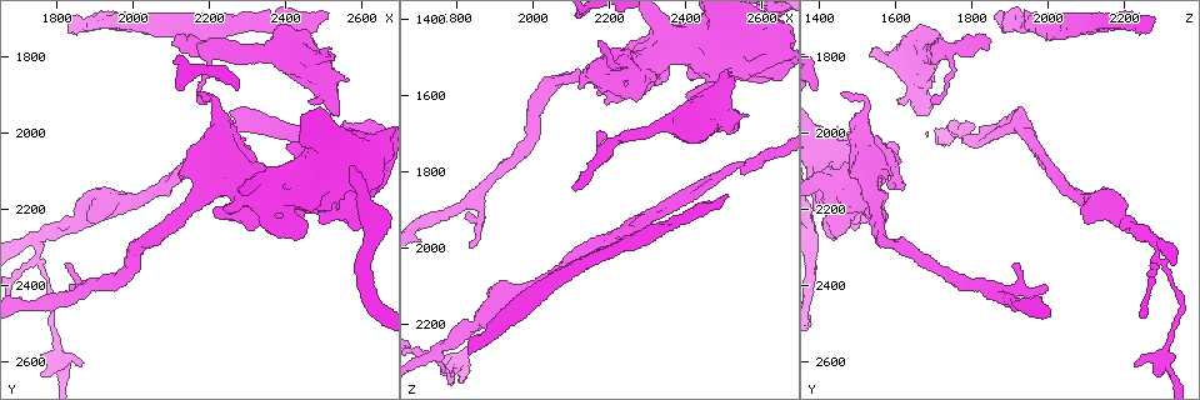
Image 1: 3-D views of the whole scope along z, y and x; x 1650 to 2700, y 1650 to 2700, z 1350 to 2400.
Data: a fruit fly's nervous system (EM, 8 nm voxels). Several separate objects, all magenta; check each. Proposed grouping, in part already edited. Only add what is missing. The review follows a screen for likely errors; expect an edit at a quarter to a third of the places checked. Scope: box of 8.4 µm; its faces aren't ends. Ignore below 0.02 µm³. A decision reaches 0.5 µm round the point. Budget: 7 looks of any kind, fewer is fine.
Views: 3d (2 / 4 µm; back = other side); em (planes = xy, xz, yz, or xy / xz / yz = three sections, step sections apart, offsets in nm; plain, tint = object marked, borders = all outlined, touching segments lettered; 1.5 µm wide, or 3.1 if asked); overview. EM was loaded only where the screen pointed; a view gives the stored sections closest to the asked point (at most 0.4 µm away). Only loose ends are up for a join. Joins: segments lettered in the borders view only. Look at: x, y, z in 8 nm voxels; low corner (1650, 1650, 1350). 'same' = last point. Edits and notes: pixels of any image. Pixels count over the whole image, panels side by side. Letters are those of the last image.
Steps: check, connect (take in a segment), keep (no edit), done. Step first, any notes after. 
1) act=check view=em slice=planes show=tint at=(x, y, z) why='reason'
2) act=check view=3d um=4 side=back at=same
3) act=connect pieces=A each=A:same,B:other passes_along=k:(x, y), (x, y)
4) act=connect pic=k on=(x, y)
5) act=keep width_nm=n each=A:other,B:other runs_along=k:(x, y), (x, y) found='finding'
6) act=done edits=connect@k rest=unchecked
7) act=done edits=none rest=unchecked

act=check view=3d um=2 at=(1835, 2400, 1995) why='free end'

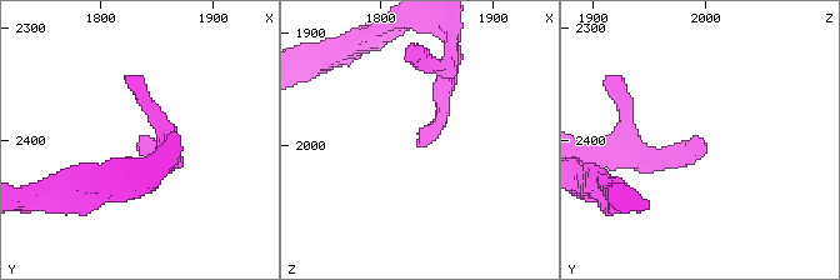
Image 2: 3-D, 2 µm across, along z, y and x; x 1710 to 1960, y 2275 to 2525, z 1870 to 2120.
act=check view=em slice=planes show=borders at=(1832, 2404, 1994) why='now the EM'

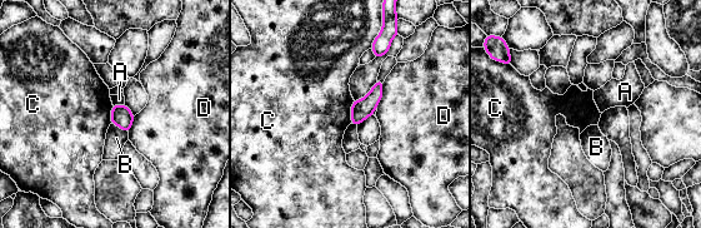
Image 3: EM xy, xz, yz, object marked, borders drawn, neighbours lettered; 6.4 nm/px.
act=keep longest_contact=D:180nm each=A:other,B:other,C:other,D:other border=3:(354, 100), (350, 123) found='none of them fits'

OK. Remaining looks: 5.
act=check view=em slice=planes show=borders at=(2110, 1750, 1845) why='branch stops here'

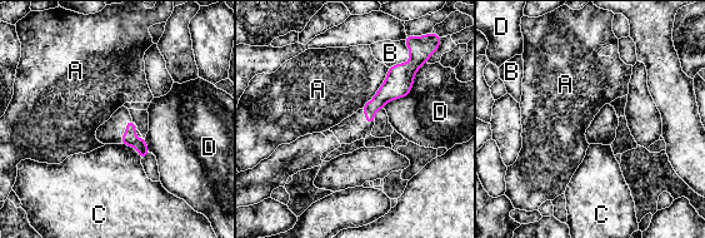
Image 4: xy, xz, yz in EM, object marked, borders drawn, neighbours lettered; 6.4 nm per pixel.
act=keep each=A:other,B:other,C:other,D:other border=4:(389, 68), (384, 83), (361, 108) found='no lettered segment goes on from it'

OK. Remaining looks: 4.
act=check view=3d um=4 at=(2515, 1790, 1535) why='branch stops here'

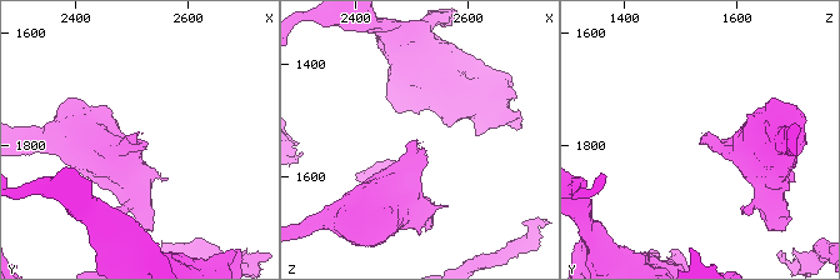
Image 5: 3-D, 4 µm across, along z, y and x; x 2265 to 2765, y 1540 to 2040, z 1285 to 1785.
act=check view=em slice=planes show=tint at=(2505, 1795, 1535)

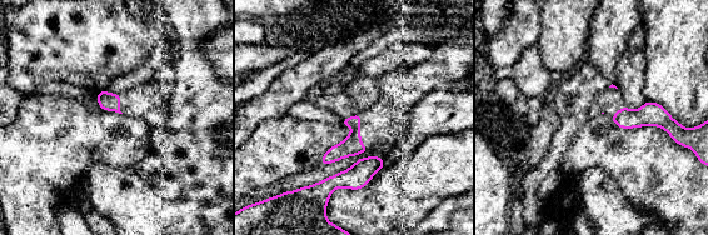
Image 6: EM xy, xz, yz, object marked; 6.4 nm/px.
act=check view=em slice=planes show=borders at=same why='see the neighbours'

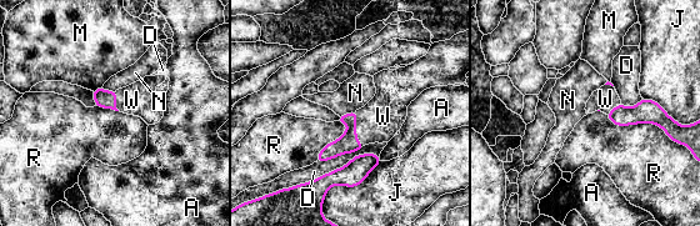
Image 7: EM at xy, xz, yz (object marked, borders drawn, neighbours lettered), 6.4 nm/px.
act=connect pieces=W each=A:other,D:other,J:other,M:other,N:other,R:other,W:same passes_along=7:(348, 142), (355, 129), (383, 116) found='it goes on there'

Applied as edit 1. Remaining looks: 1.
act=done edits=connect@7 rest=unchecked

